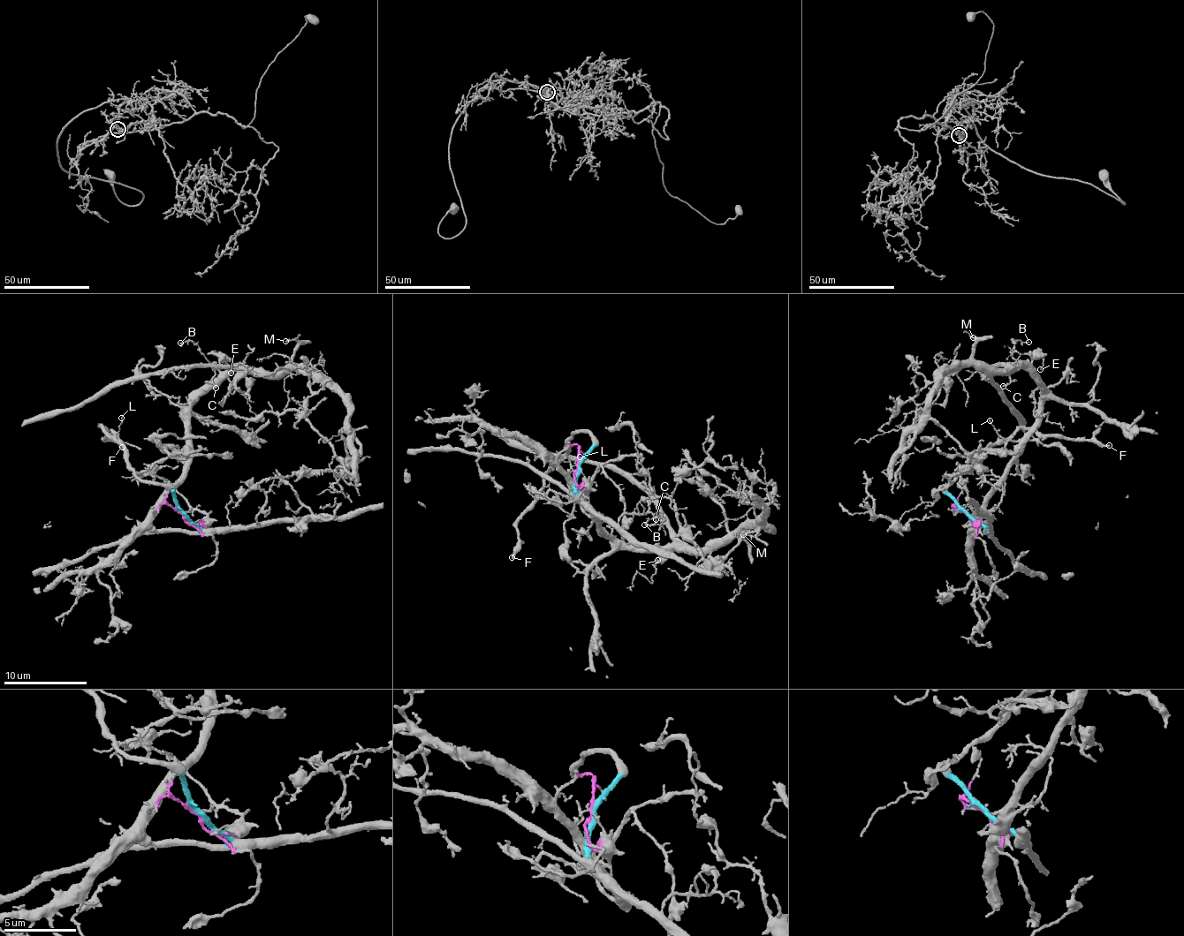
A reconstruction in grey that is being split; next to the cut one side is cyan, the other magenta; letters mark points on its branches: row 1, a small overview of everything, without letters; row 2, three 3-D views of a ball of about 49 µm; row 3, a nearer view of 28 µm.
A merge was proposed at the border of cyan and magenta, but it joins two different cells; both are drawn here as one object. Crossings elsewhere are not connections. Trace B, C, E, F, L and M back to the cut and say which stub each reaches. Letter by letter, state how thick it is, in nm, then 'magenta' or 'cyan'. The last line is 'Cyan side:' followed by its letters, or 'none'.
B: calibre 130 nm; magenta
C: calibre 140 nm; magenta
E: calibre 90 nm; magenta
F: calibre 280 nm; cyan
L: calibre 100 nm; cyan
M: calibre 160 nm; magenta
Cyan side: F, L

